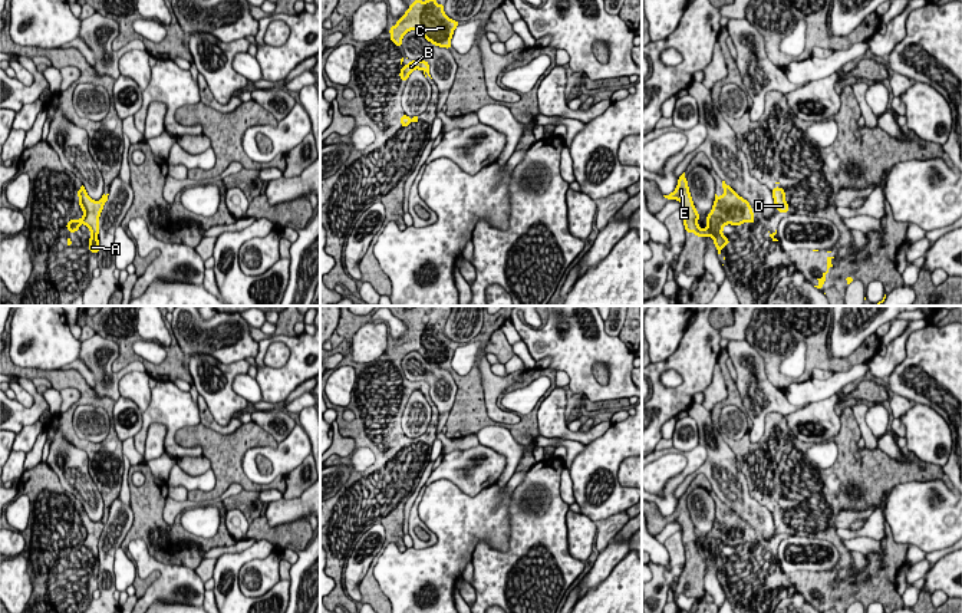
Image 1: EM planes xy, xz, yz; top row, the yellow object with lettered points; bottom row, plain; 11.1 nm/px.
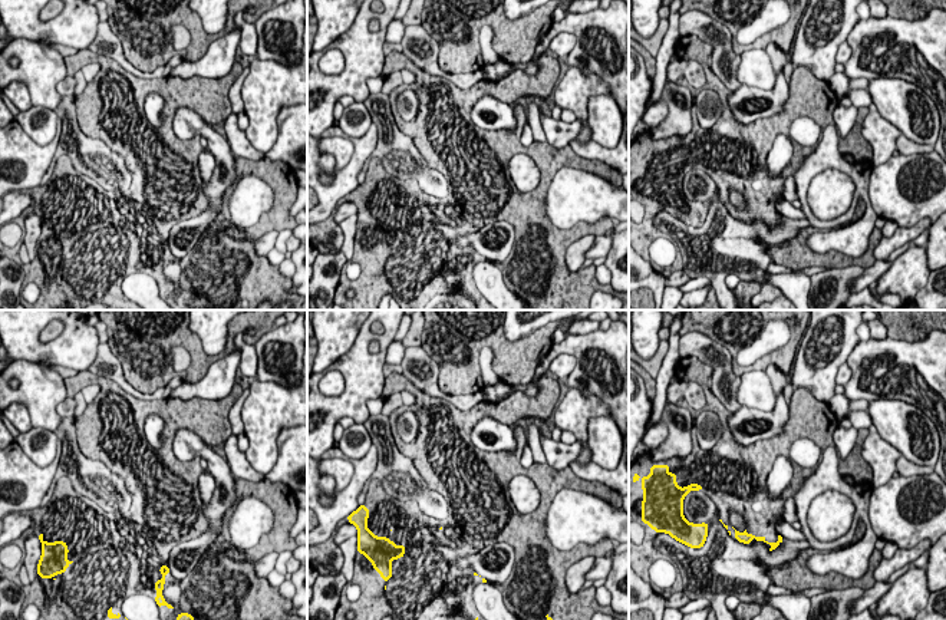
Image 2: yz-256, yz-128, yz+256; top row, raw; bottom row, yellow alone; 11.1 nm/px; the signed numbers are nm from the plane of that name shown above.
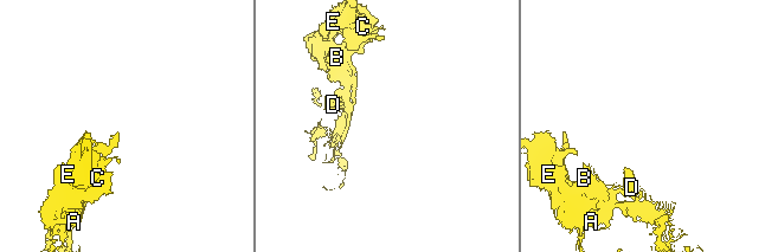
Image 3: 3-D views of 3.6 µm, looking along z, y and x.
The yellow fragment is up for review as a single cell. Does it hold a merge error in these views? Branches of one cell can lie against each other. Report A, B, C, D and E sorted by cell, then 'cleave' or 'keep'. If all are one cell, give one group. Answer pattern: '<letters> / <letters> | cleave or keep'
A B C D E | keep

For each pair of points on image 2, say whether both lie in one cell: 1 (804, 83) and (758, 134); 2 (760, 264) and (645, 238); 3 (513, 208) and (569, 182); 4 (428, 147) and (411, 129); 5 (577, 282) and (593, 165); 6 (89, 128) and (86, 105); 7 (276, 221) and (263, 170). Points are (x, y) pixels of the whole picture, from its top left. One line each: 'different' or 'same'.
1: same
2: different
3: different
4: same
5: same
6: same
7: same

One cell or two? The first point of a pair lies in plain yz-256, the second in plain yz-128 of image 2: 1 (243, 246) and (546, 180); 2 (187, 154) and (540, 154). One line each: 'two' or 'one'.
1: one
2: one

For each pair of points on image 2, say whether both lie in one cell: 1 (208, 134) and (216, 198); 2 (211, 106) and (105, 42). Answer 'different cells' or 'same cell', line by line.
1: same cell
2: different cells

